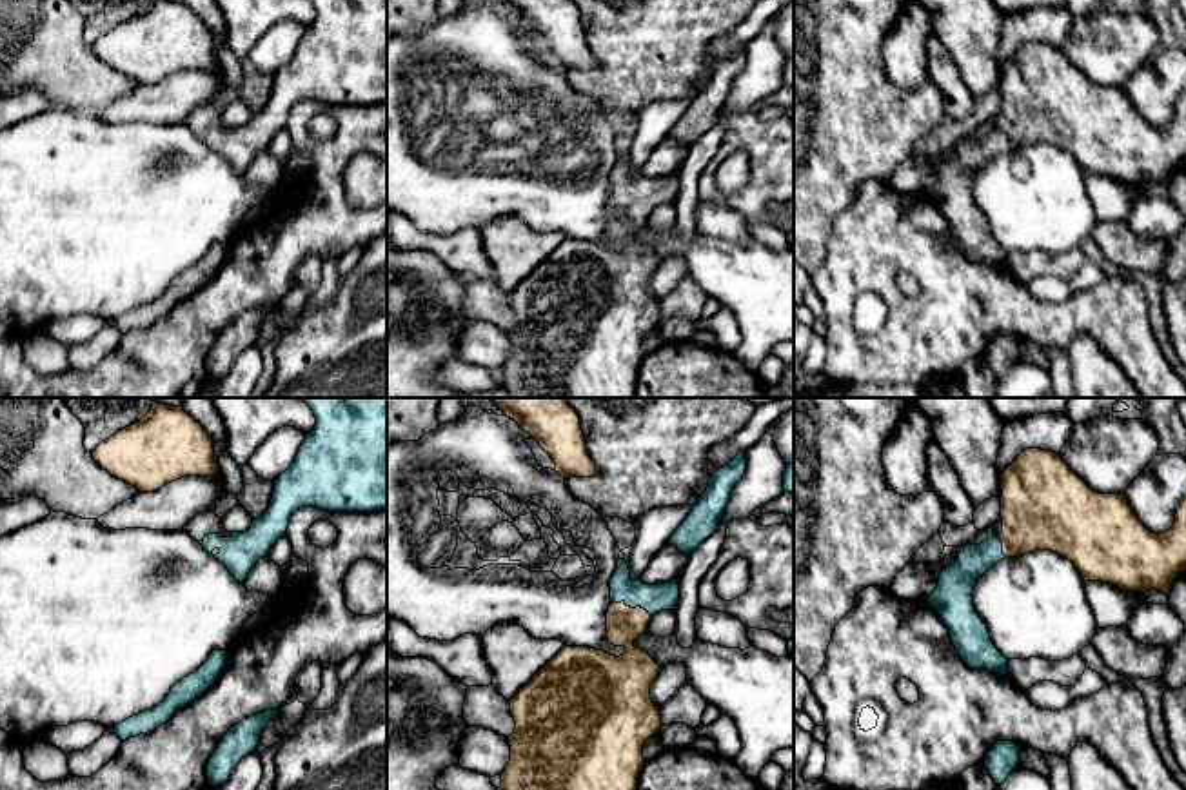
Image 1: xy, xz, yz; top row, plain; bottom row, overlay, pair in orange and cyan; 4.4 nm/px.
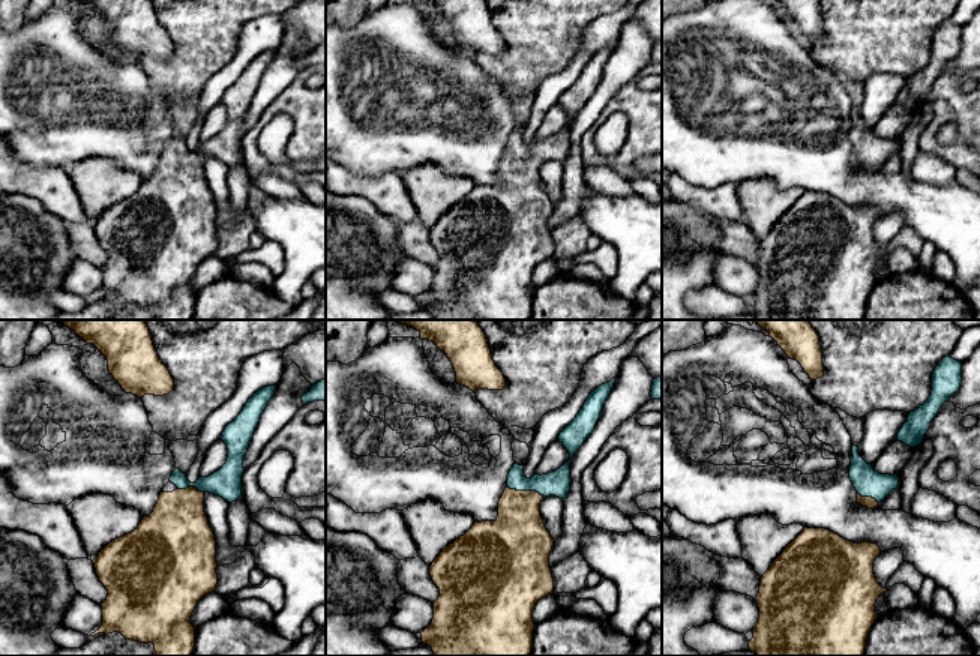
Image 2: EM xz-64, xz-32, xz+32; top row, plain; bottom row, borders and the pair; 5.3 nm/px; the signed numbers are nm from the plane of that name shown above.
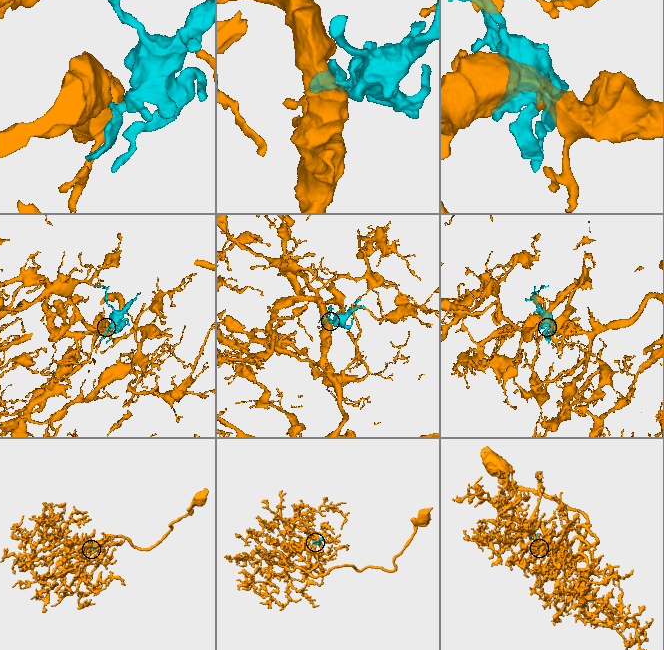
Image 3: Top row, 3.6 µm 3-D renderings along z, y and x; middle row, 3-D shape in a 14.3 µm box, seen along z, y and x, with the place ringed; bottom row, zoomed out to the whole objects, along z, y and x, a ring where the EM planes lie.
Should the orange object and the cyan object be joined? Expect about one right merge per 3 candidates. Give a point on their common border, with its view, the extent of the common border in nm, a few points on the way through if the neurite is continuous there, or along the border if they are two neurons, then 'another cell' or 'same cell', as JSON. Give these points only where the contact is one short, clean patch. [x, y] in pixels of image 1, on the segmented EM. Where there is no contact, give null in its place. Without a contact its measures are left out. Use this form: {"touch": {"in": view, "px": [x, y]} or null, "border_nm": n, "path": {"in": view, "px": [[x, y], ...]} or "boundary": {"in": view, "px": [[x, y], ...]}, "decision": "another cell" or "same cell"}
{"touch": {"in": "xz", "px": [632, 609]}, "border_nm": 190, "path": {"in": "xz", "px": [[623, 623], [632, 609], [642, 600], [654, 598]]}, "decision": "same cell"}

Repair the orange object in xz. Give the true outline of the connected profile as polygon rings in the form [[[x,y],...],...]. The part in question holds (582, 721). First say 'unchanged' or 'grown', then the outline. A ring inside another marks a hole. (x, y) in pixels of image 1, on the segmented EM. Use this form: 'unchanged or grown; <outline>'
grown; [[[618,559],[610,579],[612,605],[607,610],[607,639],[625,647],[619,657],[588,647],[567,647],[519,688],[510,699],[516,730],[509,736],[510,761],[498,790],[636,790],[645,765],[643,745],[659,732],[659,708],[650,699],[650,685],[659,665],[632,641],[648,619],[674,610],[679,601],[677,579],[647,585],[630,579],[627,561]]]

